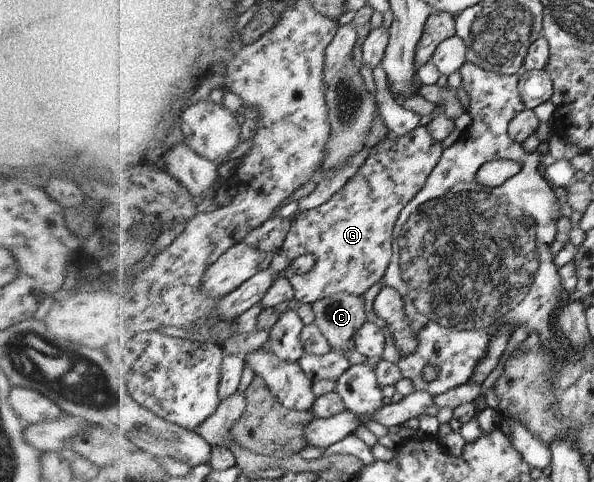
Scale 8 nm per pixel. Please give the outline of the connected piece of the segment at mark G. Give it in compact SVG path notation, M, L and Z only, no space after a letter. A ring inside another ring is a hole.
M426 126L415 127L397 138L389 134L377 146L373 144L361 170L345 188L323 206L313 208L294 220L283 253L291 261L303 254L316 256L316 265L306 274L295 272L293 266L285 270L295 286L296 300L300 304L317 303L339 293L364 296L380 282L397 252L392 247L392 232L399 213L425 186L443 150Z

